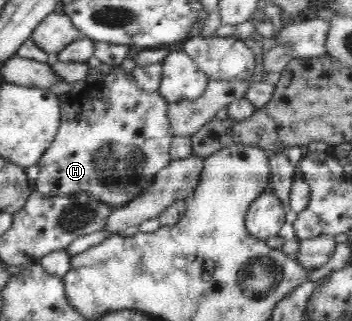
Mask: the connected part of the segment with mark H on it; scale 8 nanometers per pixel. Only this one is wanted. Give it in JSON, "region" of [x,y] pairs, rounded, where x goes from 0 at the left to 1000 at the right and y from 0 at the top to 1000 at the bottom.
{"region":[[[341,202],[295,218],[287,255],[247,271],[213,302],[193,296],[190,315],[168,308],[176,371],[165,414],[102,508],[111,545],[99,589],[128,614],[241,601],[315,648],[338,645],[423,595],[452,533],[486,508],[480,452],[494,421],[474,361],[477,315],[452,280],[406,280],[378,231],[355,224]]]}

